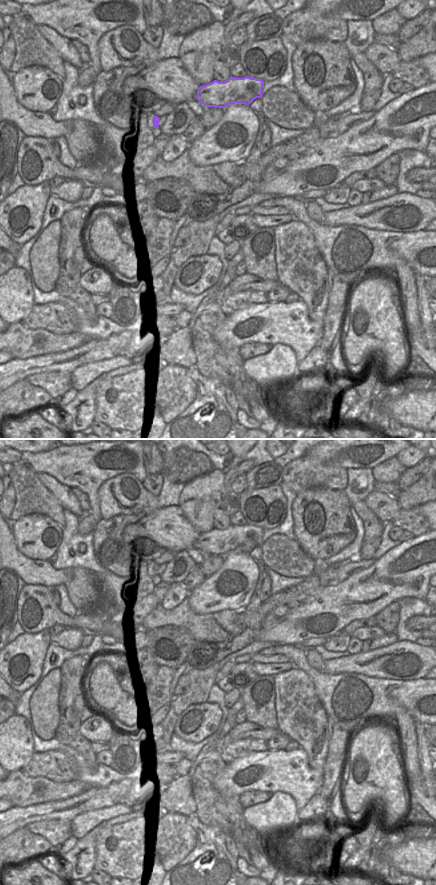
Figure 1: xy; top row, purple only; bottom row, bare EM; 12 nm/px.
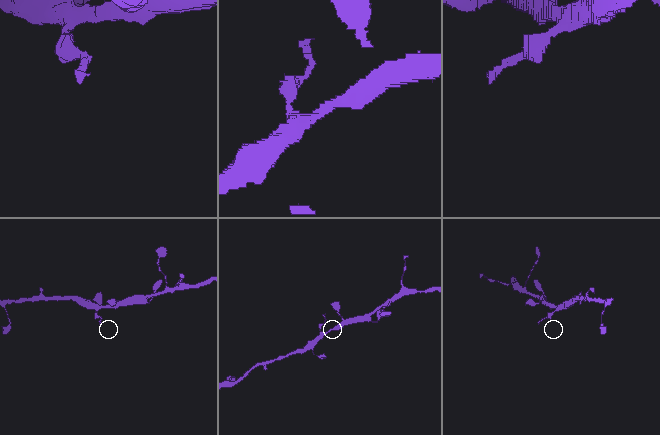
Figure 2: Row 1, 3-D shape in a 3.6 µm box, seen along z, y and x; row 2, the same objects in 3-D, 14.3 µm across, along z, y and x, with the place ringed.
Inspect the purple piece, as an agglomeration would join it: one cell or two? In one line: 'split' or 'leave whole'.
leave whole

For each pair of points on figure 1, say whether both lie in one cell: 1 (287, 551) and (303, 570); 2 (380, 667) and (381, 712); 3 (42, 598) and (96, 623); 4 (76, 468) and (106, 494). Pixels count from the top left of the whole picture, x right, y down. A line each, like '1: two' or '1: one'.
1: one
2: two
3: one
4: two

